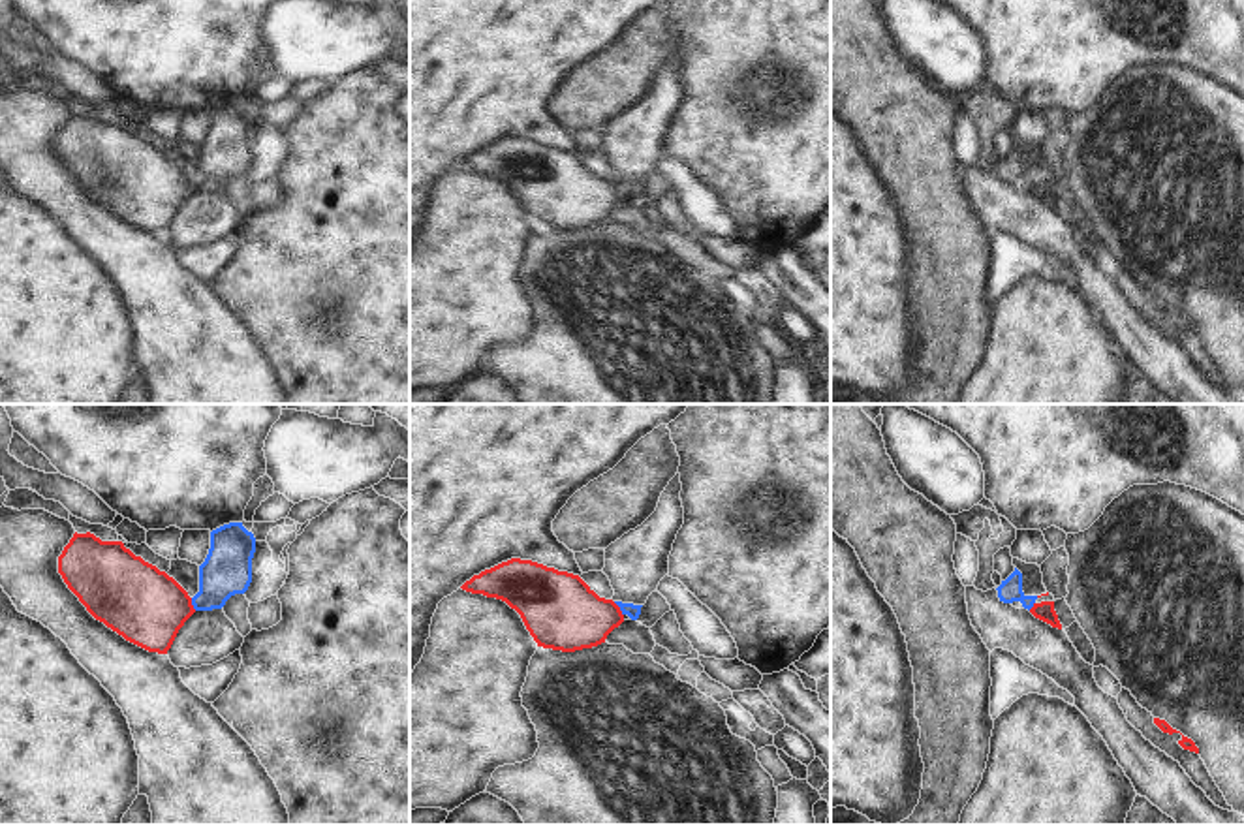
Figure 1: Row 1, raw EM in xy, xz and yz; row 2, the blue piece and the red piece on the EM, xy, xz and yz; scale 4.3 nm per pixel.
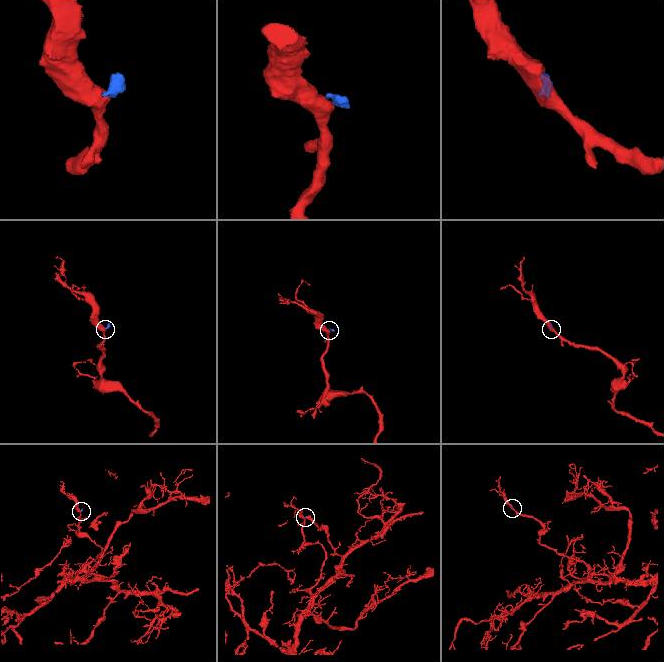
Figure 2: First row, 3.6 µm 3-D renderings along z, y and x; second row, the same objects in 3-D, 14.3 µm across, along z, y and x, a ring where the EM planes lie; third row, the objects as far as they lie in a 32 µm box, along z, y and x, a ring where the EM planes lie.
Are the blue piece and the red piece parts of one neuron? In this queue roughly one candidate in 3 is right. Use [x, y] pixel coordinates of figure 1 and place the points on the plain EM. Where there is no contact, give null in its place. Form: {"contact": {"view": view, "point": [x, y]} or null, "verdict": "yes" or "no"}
{"contact": {"view": "xz", "point": [621, 188]}, "verdict": "no"}

